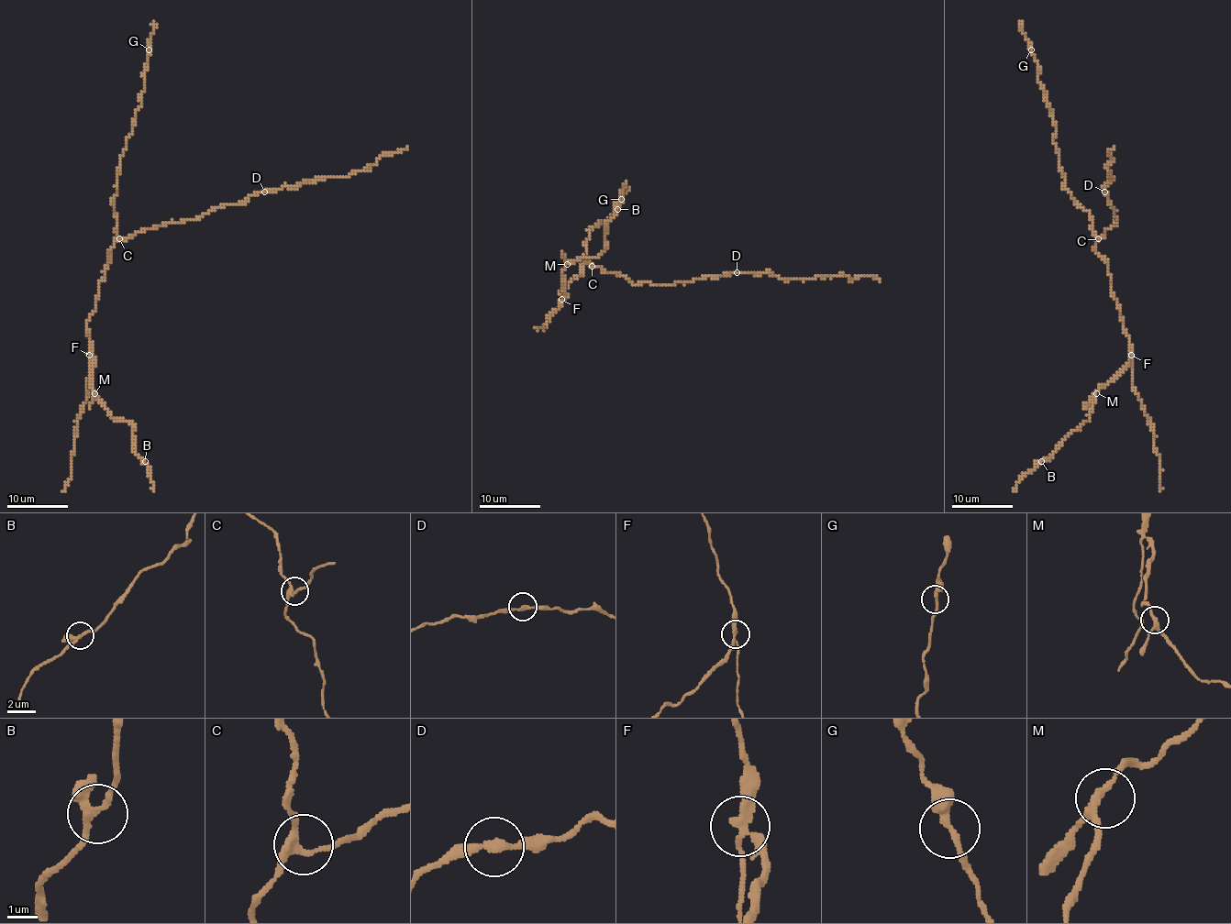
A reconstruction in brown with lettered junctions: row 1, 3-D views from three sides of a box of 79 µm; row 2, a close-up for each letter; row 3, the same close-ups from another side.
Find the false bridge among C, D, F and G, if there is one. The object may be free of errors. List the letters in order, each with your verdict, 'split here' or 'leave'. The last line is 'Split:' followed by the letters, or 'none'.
C: leave
D: leave
F: split here
G: leave
Split: F

